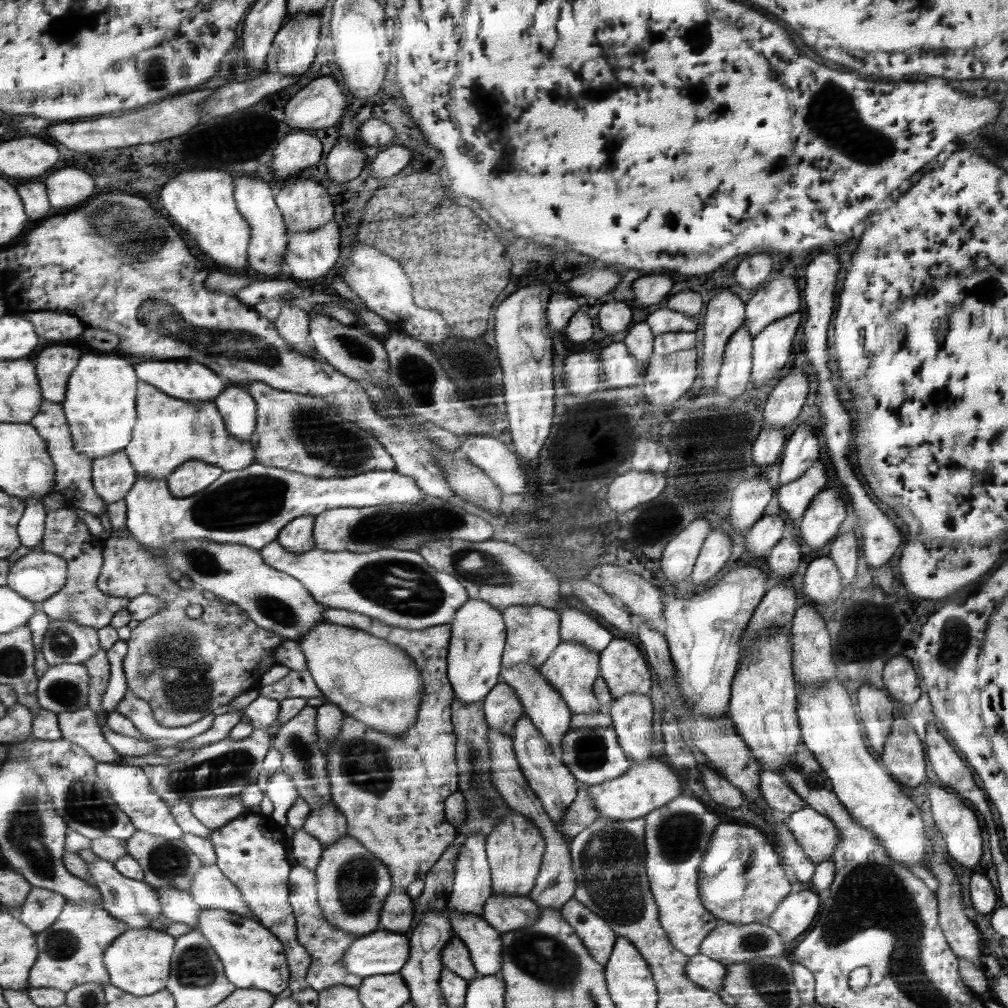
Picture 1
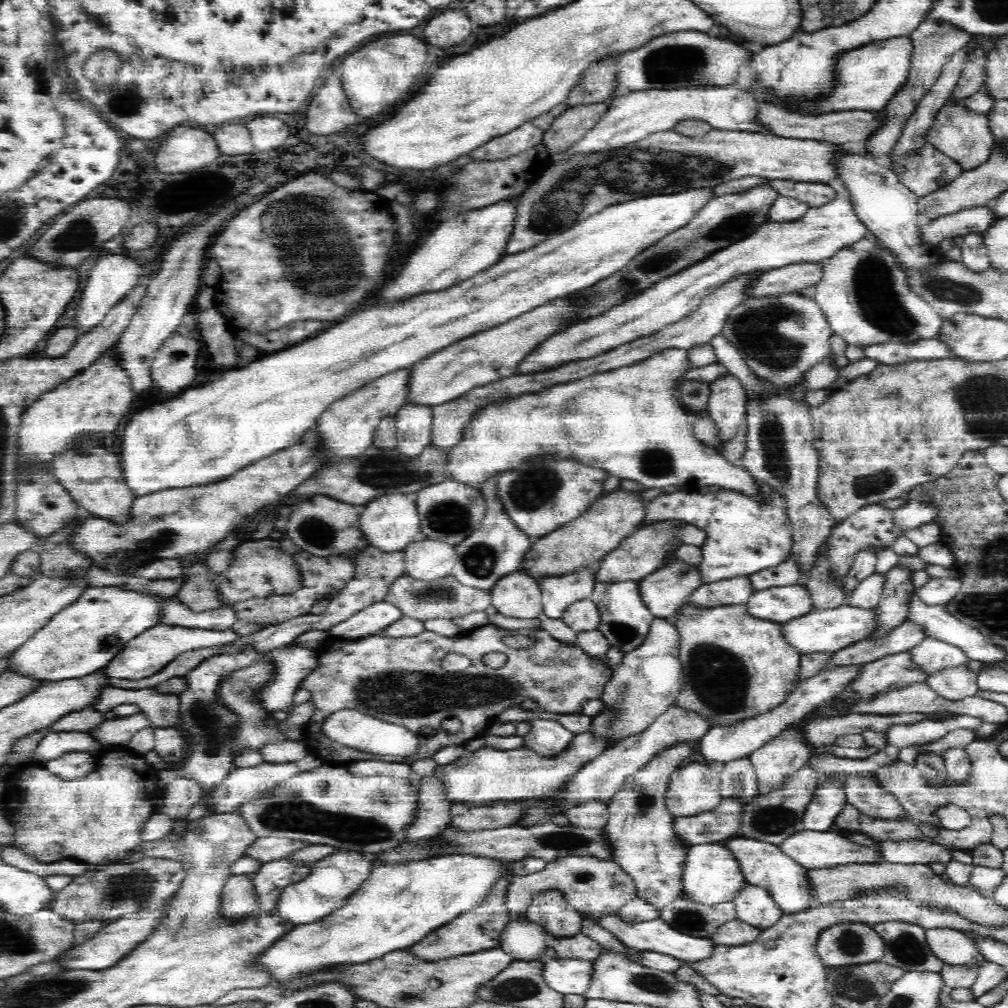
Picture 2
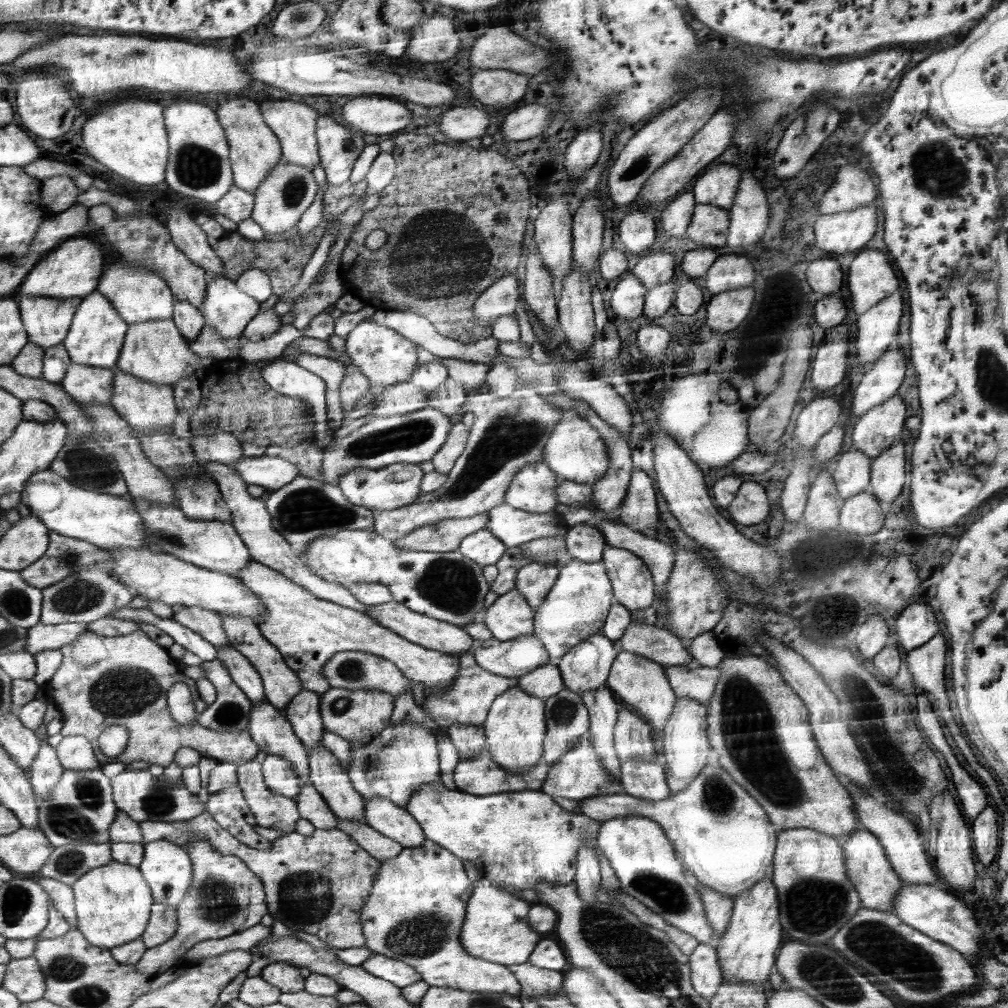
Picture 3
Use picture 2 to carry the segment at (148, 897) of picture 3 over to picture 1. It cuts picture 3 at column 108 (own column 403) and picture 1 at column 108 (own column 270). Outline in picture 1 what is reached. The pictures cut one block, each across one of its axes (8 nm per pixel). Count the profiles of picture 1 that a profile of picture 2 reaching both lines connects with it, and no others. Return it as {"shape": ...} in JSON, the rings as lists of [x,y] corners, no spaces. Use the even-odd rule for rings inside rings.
{"shape":[[[129,928],[106,952],[106,964],[111,972],[110,984],[139,997],[167,989],[173,973],[173,957],[176,954],[177,943],[178,938],[159,928]]]}

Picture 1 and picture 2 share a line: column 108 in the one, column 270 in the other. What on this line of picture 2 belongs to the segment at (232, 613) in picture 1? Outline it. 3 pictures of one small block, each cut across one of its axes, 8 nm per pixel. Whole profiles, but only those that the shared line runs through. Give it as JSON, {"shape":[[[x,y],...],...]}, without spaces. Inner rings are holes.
{"shape":[[[265,538],[259,541],[241,542],[235,548],[235,561],[227,568],[221,570],[217,582],[221,588],[221,596],[230,602],[244,600],[250,596],[268,596],[268,594],[290,594],[292,590],[300,587],[298,571],[288,557],[274,541]]]}

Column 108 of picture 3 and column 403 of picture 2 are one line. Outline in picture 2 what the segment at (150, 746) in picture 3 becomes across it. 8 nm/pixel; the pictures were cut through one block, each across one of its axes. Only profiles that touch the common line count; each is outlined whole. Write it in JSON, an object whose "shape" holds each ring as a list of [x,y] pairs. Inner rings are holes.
{"shape":[[[496,625],[473,628],[460,640],[425,629],[422,634],[409,637],[380,634],[357,641],[333,639],[321,656],[320,668],[301,686],[311,692],[311,701],[316,705],[314,716],[302,728],[307,752],[330,762],[344,762],[350,758],[408,765],[417,758],[433,755],[445,746],[454,747],[481,737],[496,718],[519,707],[524,701],[534,702],[557,718],[584,716],[584,704],[604,697],[605,686],[613,680],[615,667],[612,667],[612,662],[605,654],[591,656],[574,642],[554,637],[542,626],[529,629],[528,636],[537,638],[538,642],[522,650],[508,648],[502,636],[512,634],[510,628]],[[448,652],[468,656],[472,660],[470,668],[464,672],[444,670],[440,660]],[[490,652],[506,654],[505,665],[500,668],[486,666],[482,658]],[[344,709],[359,710],[382,722],[406,728],[418,739],[416,752],[403,757],[374,754],[350,748],[326,736],[323,726],[327,718]],[[450,718],[458,718],[462,722],[461,729],[454,734],[442,728],[442,722]],[[424,726],[431,726],[437,733],[432,738],[422,735],[419,732]]]}

